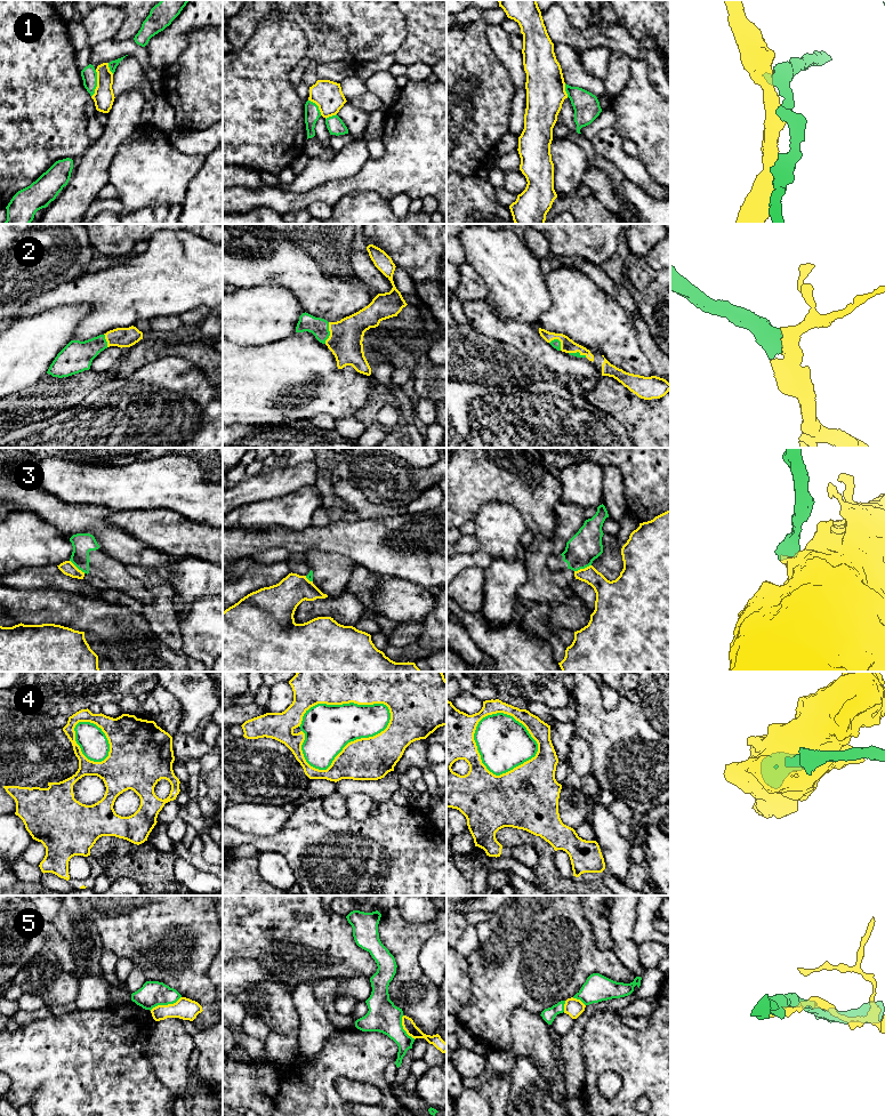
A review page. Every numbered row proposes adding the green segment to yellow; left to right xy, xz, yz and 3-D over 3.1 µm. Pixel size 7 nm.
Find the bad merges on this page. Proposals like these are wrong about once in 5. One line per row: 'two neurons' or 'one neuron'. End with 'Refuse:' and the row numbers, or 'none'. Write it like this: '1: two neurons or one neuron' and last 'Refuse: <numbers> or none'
1: two neurons
2: one neuron
3: two neurons
4: two neurons
5: two neurons
Refuse: 1, 3, 4, 5

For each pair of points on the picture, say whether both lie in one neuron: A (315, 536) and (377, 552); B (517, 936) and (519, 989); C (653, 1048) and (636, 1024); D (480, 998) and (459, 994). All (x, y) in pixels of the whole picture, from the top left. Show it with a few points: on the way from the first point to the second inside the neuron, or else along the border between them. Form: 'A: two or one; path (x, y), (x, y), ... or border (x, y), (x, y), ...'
A: one; path (330, 538), (362, 542)
B: one; path (519, 949), (519, 976)
C: two; border (620, 1019), (635, 1029), (643, 1029), (649, 1022)
D: two; border (468, 970), (471, 997), (458, 1013)

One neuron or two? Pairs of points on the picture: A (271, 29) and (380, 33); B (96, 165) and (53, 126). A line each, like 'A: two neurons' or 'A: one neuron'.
A: two neurons
B: two neurons

